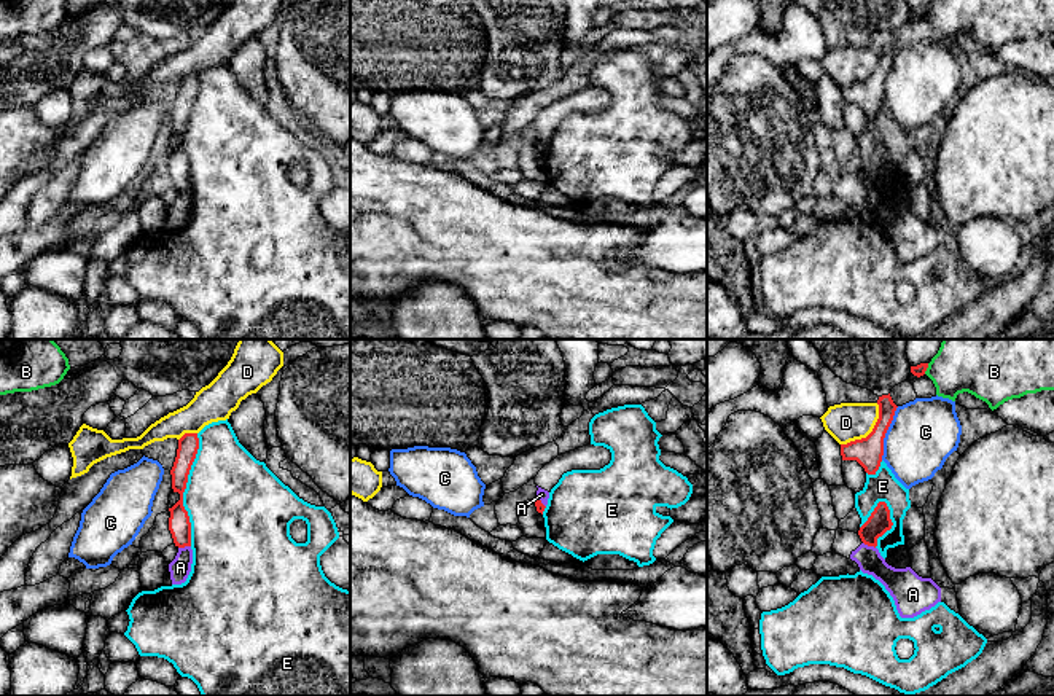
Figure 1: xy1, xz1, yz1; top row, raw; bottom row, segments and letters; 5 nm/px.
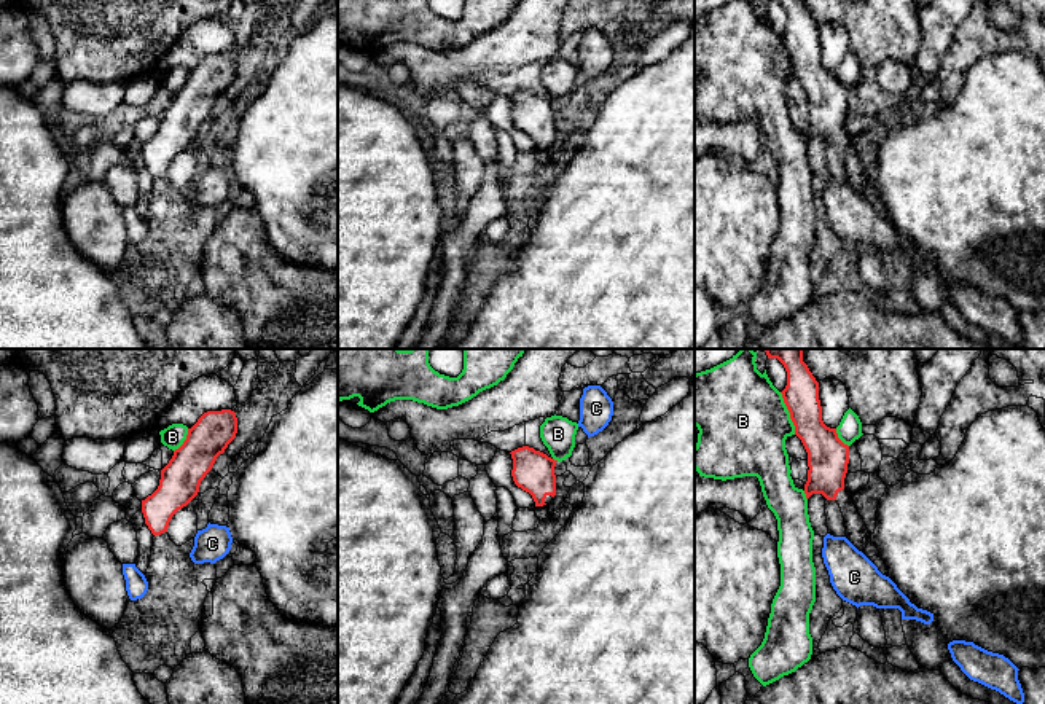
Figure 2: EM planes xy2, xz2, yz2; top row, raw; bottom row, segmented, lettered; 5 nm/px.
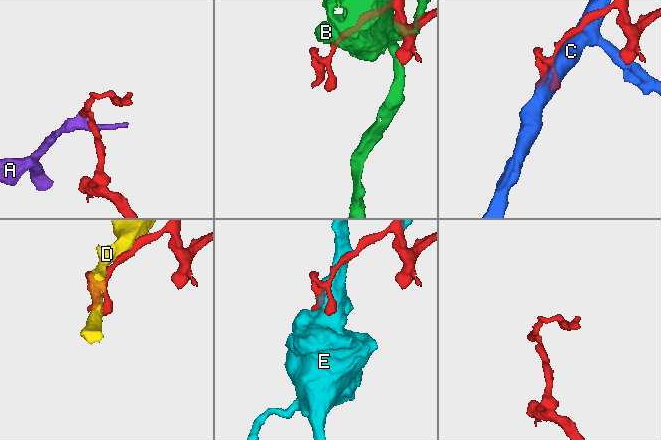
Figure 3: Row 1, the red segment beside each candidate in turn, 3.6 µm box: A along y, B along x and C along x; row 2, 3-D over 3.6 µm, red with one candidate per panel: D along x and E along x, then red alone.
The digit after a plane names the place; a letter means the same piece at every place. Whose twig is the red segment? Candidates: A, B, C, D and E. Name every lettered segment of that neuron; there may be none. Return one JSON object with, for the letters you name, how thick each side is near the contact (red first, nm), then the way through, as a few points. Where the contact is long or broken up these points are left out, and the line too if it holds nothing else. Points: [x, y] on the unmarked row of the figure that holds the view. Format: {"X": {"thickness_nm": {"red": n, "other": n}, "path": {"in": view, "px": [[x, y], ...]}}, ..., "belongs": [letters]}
{"belongs": []}

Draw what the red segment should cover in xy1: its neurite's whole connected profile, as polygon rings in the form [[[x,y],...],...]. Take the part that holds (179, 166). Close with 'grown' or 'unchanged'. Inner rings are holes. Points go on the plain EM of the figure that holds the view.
[[[185,76],[178,83],[177,100],[170,113],[172,132],[180,137],[180,143],[169,151],[169,174],[178,191],[191,190],[191,166],[183,150],[183,135],[186,132],[188,118],[199,92],[197,76]]] | unchanged

